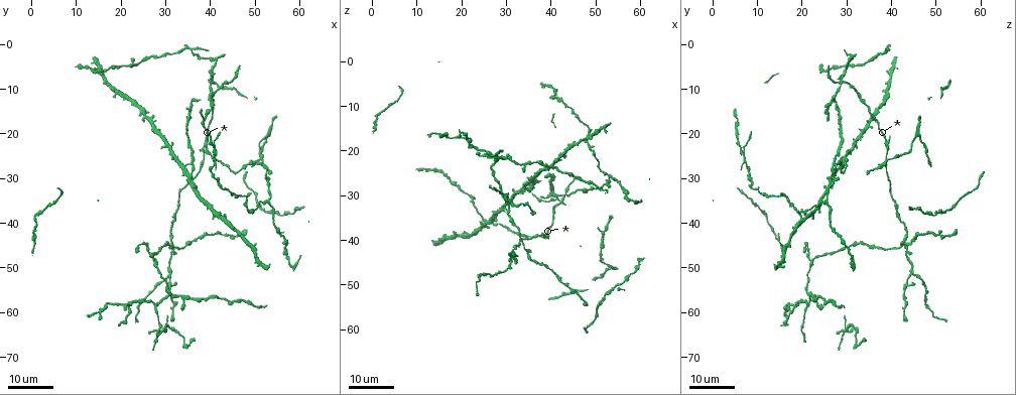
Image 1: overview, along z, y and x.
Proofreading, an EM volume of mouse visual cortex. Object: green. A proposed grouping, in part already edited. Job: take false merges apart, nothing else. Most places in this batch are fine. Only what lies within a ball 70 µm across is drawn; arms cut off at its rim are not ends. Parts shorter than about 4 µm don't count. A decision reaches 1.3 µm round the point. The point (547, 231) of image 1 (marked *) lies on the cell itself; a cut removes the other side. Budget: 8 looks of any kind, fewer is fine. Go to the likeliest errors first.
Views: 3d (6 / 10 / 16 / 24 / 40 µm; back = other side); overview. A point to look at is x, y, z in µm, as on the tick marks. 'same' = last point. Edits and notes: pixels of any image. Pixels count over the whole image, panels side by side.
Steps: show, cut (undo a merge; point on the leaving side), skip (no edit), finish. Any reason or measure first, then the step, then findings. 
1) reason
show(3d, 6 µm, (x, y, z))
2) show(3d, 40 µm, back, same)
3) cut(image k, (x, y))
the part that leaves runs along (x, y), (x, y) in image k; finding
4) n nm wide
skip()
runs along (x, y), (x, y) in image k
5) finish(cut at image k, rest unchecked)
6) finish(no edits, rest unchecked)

three-way junction
show(3d, 16 µm, (27.5, 48.5, 22.0))

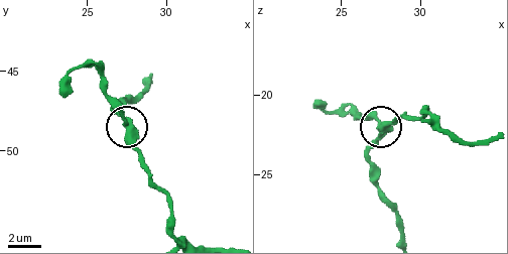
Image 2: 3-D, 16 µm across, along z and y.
show(3d, 10 µm, same)

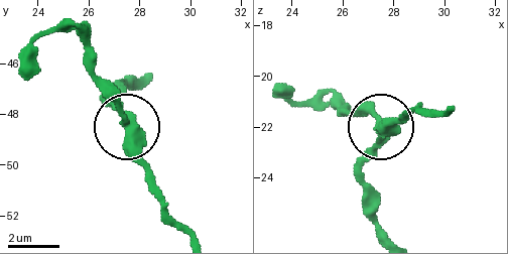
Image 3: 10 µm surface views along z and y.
skip()
all the same cell

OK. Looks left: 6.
sudden change in width
show(3d, 24 µm, (26.0, 44.5, 20.5))

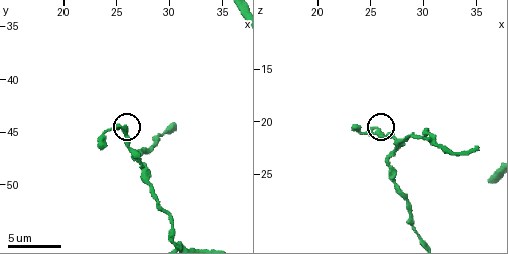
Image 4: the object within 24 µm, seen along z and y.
show(3d, 10 µm, (25.4, 44.8, 21.2))

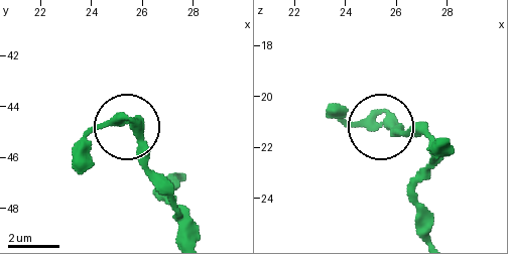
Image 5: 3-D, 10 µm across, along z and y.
skip()
continuous, no second cell

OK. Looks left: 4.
show(3d, 24 µm, (34.5, 45.0, 42.0))

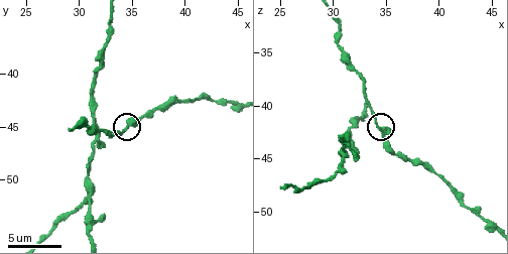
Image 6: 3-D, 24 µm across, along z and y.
zoom in
show(3d, 10 µm, (34.4, 45.4, 41.8))

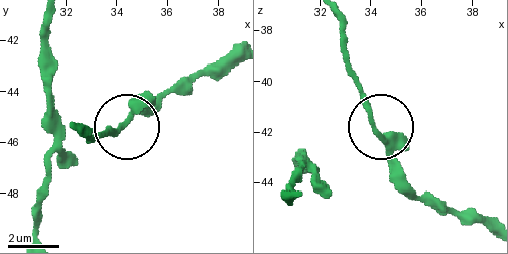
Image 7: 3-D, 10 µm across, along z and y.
skip()
one cell here

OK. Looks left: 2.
three arms meet
show(3d, 16 µm, (53.0, 35.0, 25.0))

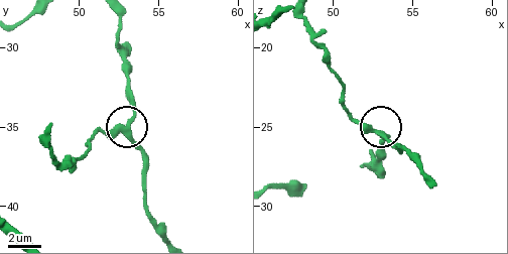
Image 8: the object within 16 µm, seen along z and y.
show(3d, 6 µm, (52.6, 35.3, 25.2))

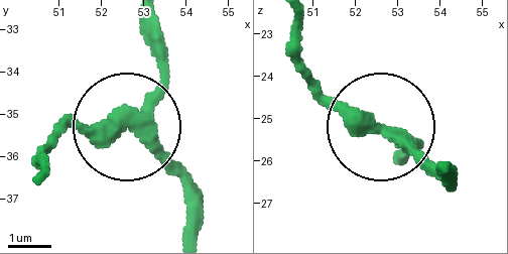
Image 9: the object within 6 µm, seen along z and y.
350 nm wide
skip()
one cell here

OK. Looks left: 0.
finish(no edits, rest unchecked)

